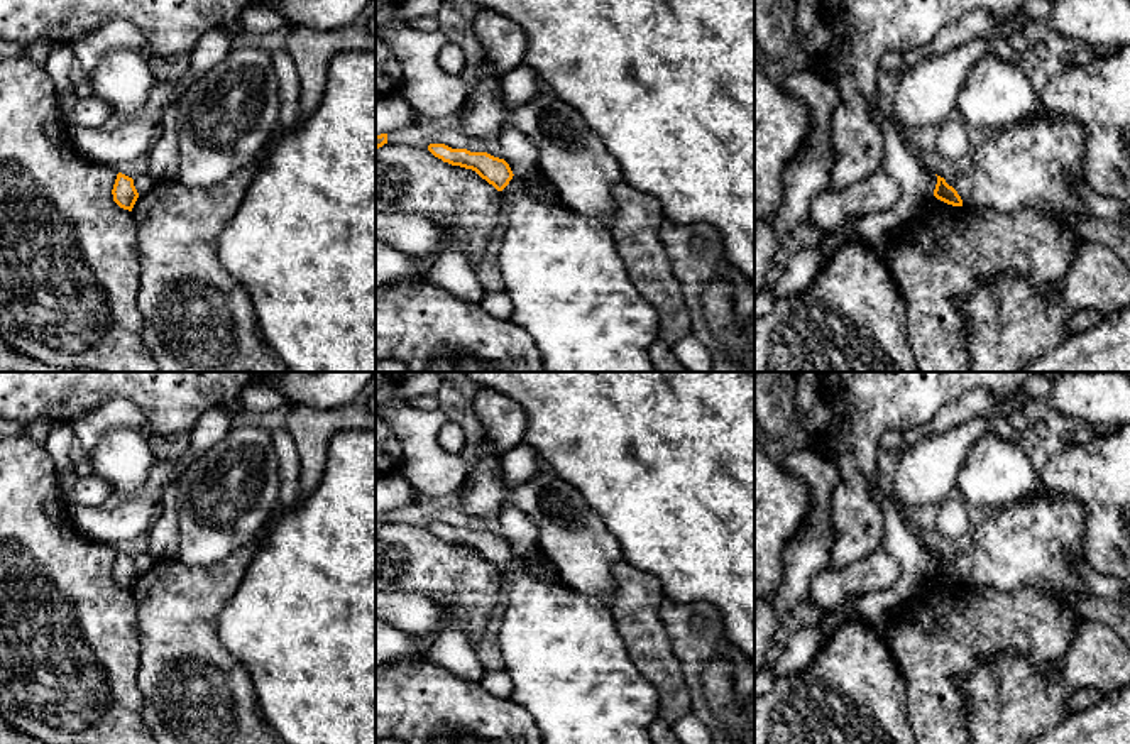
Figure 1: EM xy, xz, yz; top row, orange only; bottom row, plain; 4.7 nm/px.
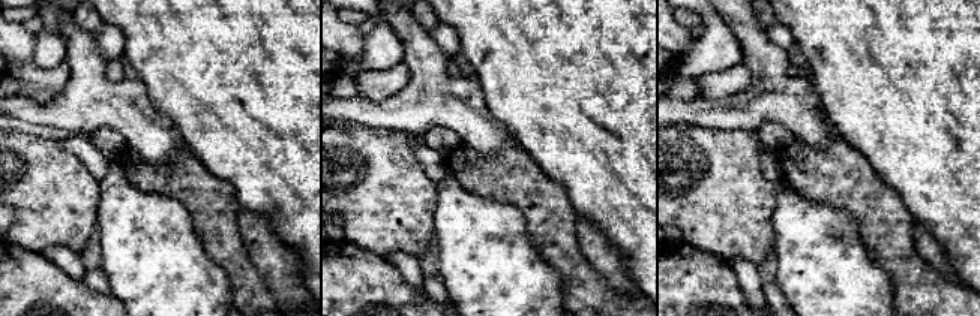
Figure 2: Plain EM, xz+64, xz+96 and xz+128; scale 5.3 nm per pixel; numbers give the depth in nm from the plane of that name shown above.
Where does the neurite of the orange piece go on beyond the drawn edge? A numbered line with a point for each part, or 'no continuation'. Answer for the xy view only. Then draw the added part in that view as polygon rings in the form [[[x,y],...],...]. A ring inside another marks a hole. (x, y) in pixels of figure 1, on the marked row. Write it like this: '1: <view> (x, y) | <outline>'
no continuation

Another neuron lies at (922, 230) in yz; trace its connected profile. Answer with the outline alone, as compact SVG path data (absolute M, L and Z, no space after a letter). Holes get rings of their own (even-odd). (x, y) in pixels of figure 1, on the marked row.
M932 196L920 210L920 215L905 225L895 240L917 242L925 250L937 247L935 227L944 220L952 220L961 215L961 206L947 205Z

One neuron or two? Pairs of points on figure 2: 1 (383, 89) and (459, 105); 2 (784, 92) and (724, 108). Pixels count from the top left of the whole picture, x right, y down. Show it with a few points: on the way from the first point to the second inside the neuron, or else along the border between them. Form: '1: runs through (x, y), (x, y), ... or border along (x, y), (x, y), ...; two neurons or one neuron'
1: border along (408, 66), (398, 92), (363, 99); two neurons
2: runs through (769, 98), (751, 108), (739, 108); one neuron

